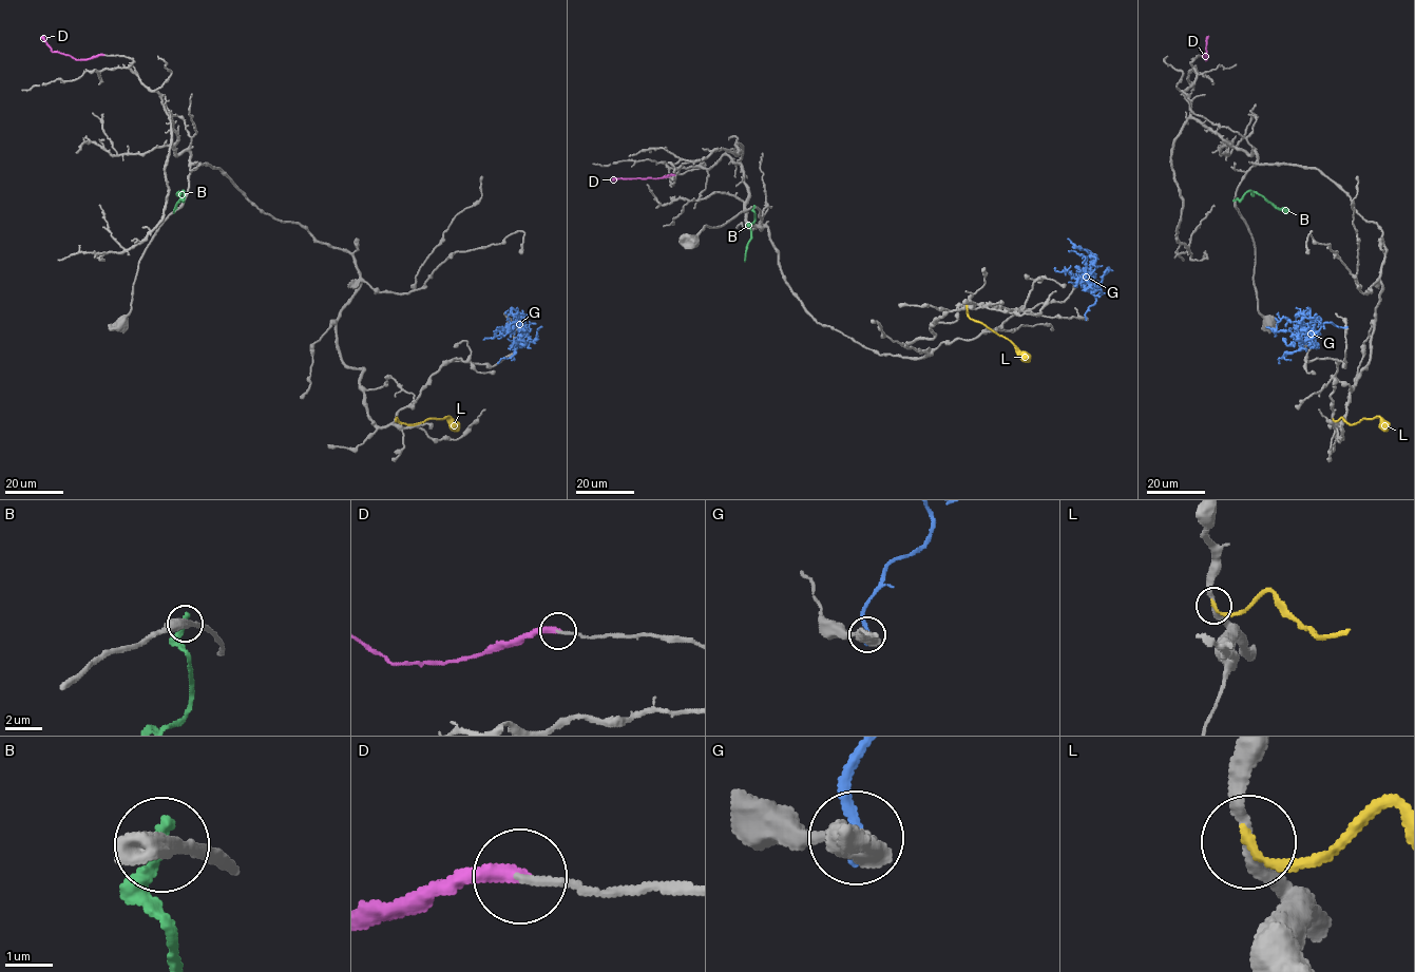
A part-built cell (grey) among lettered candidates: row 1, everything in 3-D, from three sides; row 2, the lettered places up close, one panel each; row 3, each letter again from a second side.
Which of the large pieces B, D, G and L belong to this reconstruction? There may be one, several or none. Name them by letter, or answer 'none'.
D

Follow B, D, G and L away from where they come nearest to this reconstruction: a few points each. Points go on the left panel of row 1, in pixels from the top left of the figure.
B: (184, 199), (184, 192), (178, 194), (178, 191), (180, 198), (173, 213)
D: (103, 55), (76, 60), (53, 52), (41, 36)
G: (514, 327), (524, 322), (530, 329), (514, 340), (515, 353), (497, 363)
L: (395, 420), (416, 424), (448, 416), (457, 431)

